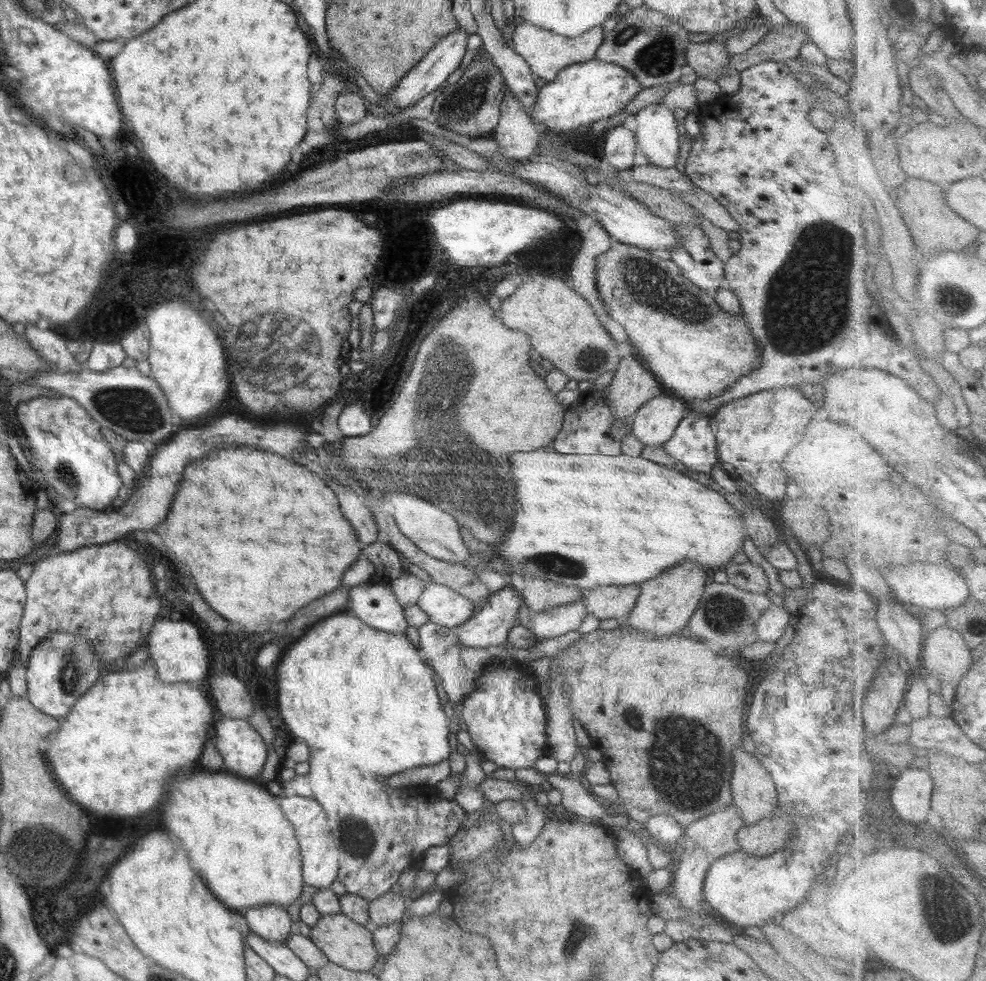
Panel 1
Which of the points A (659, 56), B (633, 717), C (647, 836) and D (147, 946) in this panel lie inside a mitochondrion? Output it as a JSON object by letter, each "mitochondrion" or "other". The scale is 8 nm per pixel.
{"A":"mitochondrion","B":"mitochondrion","C":"other","D":"other"}

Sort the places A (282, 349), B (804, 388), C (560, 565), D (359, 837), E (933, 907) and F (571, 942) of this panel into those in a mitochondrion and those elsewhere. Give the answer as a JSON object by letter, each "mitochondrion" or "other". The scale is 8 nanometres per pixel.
{"A":"mitochondrion","B":"other","C":"mitochondrion","D":"mitochondrion","E":"mitochondrion","F":"mitochondrion"}

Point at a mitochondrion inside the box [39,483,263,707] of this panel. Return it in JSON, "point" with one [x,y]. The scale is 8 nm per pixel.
{"point":[70,667]}

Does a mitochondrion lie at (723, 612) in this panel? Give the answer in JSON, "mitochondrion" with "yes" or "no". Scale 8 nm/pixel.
{"mitochondrion":"yes"}

